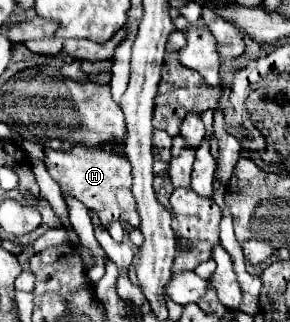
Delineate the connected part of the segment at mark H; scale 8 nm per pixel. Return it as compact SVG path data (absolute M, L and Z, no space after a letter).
M76 144L70 150L44 150L44 164L48 174L60 184L62 196L72 196L80 200L88 210L94 210L100 224L106 228L110 222L126 222L132 228L140 226L140 216L136 212L136 202L132 196L132 174L130 164L124 156L116 152L108 152L102 148L88 148L84 144Z

